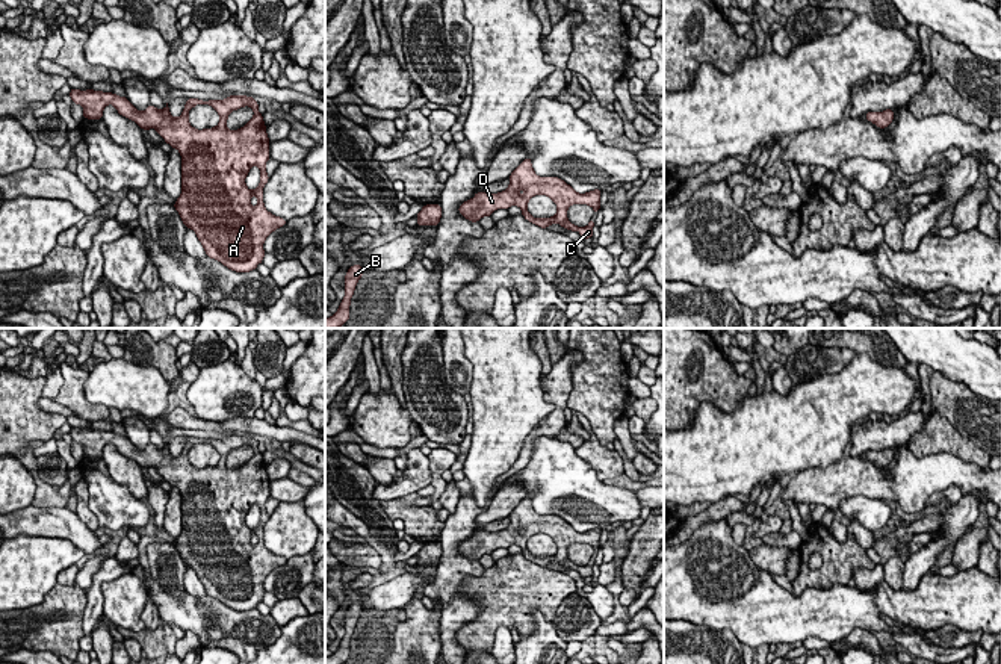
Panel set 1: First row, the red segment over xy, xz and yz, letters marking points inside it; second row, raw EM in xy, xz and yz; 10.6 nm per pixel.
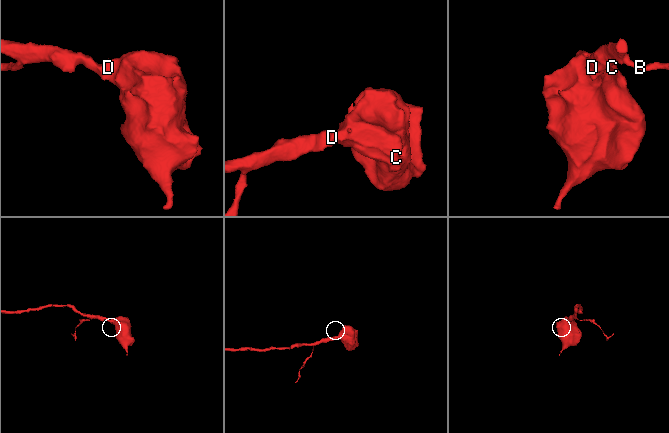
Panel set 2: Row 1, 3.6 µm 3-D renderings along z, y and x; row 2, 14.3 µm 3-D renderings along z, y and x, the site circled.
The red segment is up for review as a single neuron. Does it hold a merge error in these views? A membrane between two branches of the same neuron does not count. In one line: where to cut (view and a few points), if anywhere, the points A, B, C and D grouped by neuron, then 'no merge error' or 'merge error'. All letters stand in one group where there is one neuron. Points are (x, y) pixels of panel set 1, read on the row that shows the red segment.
cut none; groups A B C D; no merge error

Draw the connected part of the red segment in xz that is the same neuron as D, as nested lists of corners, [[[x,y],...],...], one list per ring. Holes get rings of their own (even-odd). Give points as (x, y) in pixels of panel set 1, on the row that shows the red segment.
[[[526,157],[508,177],[510,186],[497,194],[476,192],[473,198],[460,204],[458,212],[466,219],[478,222],[482,216],[491,216],[497,209],[517,206],[529,222],[547,228],[559,224],[566,230],[578,231],[582,239],[593,239],[594,219],[587,227],[578,227],[567,218],[572,204],[591,206],[594,213],[600,209],[600,189],[578,194],[570,185],[558,177],[540,177],[535,174],[531,157]],[[535,195],[546,195],[556,204],[556,215],[550,218],[534,218],[528,212],[528,201]]]

